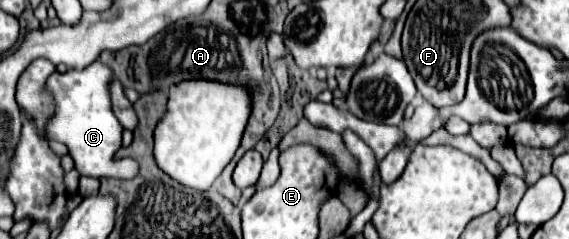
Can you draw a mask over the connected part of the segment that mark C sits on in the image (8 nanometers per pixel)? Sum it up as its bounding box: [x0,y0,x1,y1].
[46,60,139,180]

